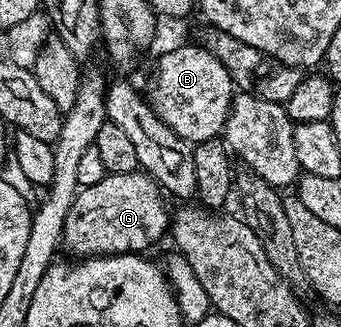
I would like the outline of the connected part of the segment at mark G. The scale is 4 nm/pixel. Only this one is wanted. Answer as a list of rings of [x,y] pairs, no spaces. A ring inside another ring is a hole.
[[[138,170],[127,174],[106,174],[103,182],[95,182],[95,186],[81,188],[71,202],[71,210],[67,210],[61,235],[64,251],[69,251],[73,255],[70,257],[73,258],[148,253],[148,248],[155,247],[164,236],[166,239],[171,228],[171,208],[165,205],[165,200],[167,201],[166,193],[146,172]]]

